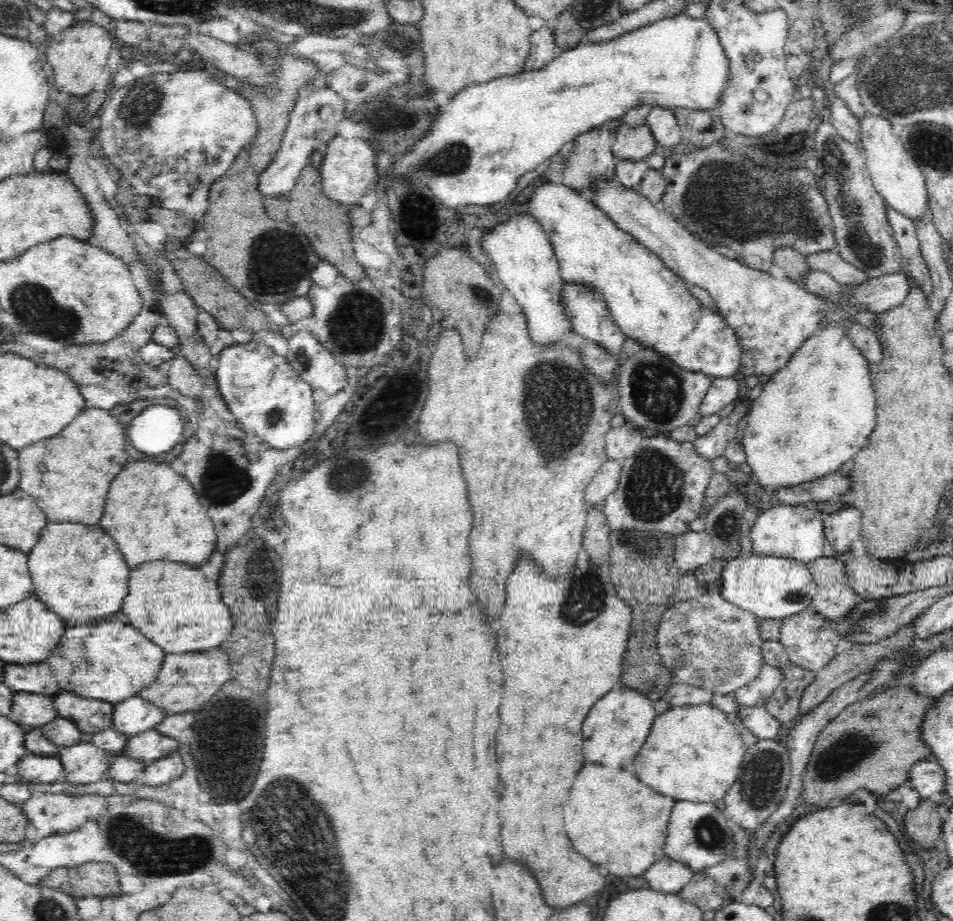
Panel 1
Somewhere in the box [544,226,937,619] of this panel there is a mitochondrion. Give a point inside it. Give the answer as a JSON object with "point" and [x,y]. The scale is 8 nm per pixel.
{"point":[654,490]}

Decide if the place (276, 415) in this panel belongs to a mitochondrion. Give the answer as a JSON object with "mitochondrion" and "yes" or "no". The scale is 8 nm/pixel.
{"mitochondrion":"yes"}

